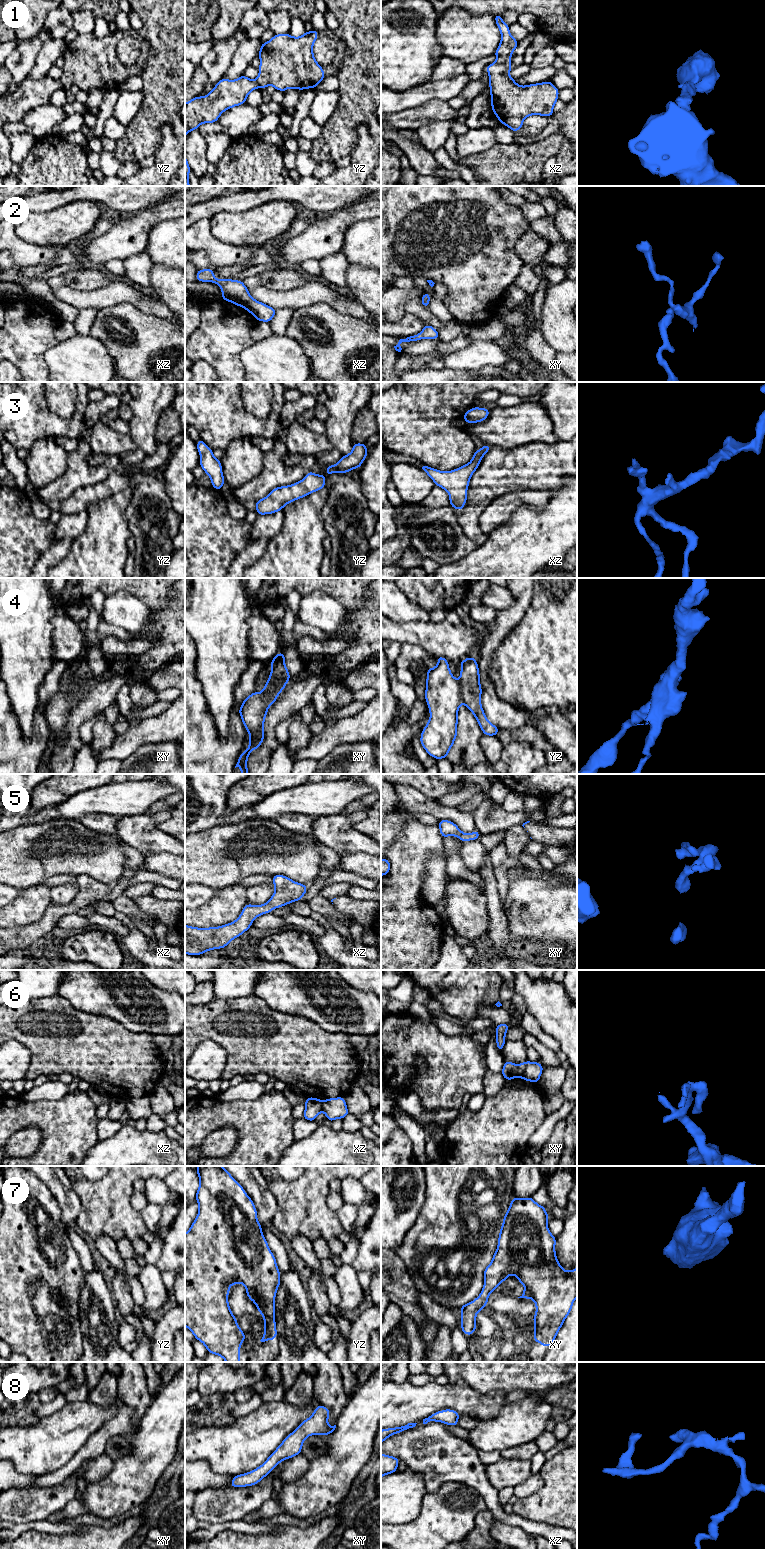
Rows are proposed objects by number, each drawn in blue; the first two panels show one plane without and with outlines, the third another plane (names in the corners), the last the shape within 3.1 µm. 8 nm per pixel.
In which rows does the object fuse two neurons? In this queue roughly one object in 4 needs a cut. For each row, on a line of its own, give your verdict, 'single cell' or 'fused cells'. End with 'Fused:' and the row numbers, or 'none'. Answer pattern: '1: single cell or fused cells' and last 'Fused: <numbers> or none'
1: single cell
2: single cell
3: single cell
4: fused cells
5: single cell
6: fused cells
7: single cell
8: single cell
Fused: 4, 6

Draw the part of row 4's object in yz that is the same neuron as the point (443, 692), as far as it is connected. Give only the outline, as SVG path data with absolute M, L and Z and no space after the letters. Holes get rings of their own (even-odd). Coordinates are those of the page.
M438 656L438 664L427 669L425 700L430 719L421 732L420 743L429 756L440 760L447 755L457 737L461 685L454 678L449 662Z

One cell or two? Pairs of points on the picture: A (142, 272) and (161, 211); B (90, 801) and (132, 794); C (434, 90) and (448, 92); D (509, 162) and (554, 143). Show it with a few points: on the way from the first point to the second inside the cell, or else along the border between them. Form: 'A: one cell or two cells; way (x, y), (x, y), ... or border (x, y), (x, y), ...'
A: two cells; border (144, 251), (132, 254), (123, 260)
B: one cell; way (100, 800), (122, 799)
C: one cell; way (437, 90), (445, 90)
D: one cell; way (520, 162), (525, 162), (543, 150)

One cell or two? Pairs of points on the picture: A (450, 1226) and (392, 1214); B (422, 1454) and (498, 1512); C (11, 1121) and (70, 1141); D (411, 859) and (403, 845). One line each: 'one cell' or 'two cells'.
A: two cells
B: one cell
C: one cell
D: one cell

